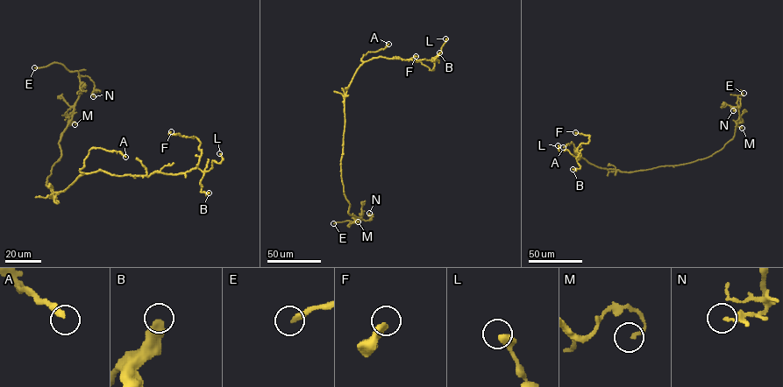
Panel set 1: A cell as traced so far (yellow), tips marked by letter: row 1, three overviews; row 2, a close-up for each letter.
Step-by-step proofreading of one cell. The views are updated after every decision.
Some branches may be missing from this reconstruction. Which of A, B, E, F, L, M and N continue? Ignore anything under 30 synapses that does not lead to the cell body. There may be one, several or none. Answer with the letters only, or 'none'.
A, E

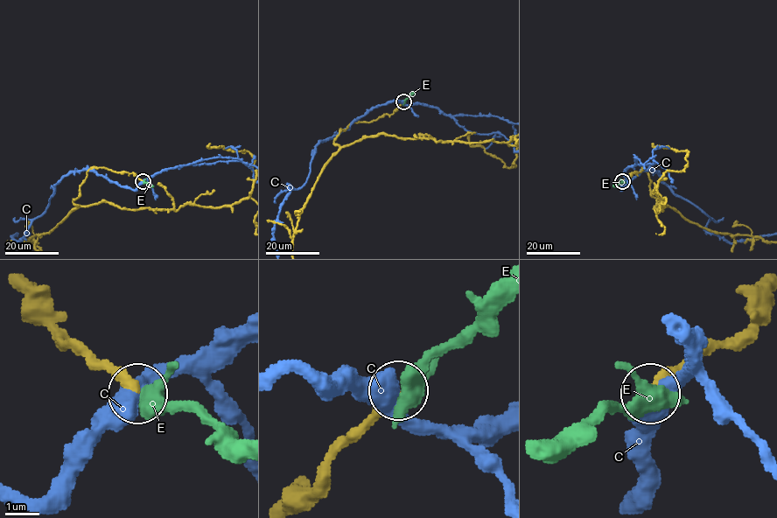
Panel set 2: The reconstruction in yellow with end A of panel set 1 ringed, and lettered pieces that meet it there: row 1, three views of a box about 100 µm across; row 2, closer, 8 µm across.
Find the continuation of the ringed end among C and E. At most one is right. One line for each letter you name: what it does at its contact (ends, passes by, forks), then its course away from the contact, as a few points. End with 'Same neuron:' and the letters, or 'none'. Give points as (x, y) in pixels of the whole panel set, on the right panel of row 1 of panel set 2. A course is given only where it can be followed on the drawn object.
Same neuron: none

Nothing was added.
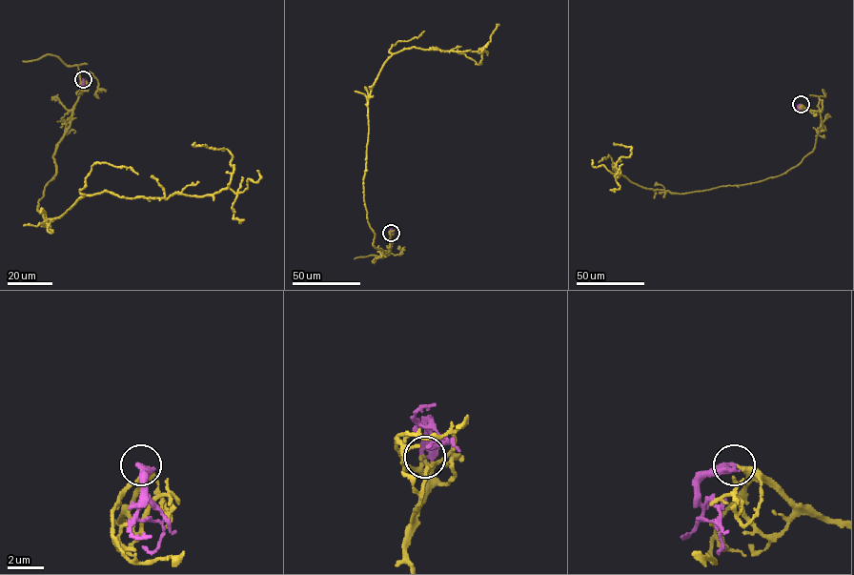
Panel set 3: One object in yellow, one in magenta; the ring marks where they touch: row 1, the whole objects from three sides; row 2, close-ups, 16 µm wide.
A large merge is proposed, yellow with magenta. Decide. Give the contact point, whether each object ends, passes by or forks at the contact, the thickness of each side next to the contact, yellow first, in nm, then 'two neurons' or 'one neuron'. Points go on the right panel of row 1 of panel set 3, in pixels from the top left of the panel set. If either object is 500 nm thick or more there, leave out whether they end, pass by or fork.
at (801, 104); yellow ends there; magenta ends there; 320 nm thick on the yellow side, 440 nm on the other; one neuron

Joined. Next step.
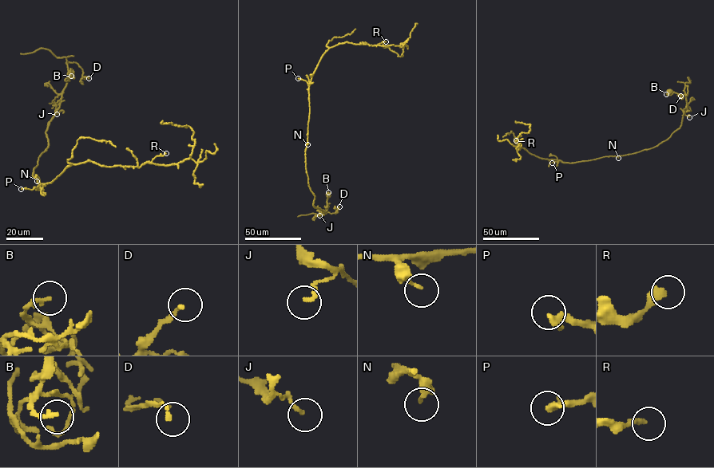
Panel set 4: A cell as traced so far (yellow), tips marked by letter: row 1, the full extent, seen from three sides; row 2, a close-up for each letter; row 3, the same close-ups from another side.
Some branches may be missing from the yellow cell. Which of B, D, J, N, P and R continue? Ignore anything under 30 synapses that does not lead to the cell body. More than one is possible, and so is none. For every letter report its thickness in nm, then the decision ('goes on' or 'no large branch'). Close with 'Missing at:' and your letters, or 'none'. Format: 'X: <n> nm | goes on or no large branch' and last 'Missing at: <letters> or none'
B: 180 nm | no large branch
D: 160 nm | no large branch
J: 180 nm | no large branch
N: 180 nm | no large branch
P: 320 nm | no large branch
R: 320 nm | no large branch
Missing at: none

